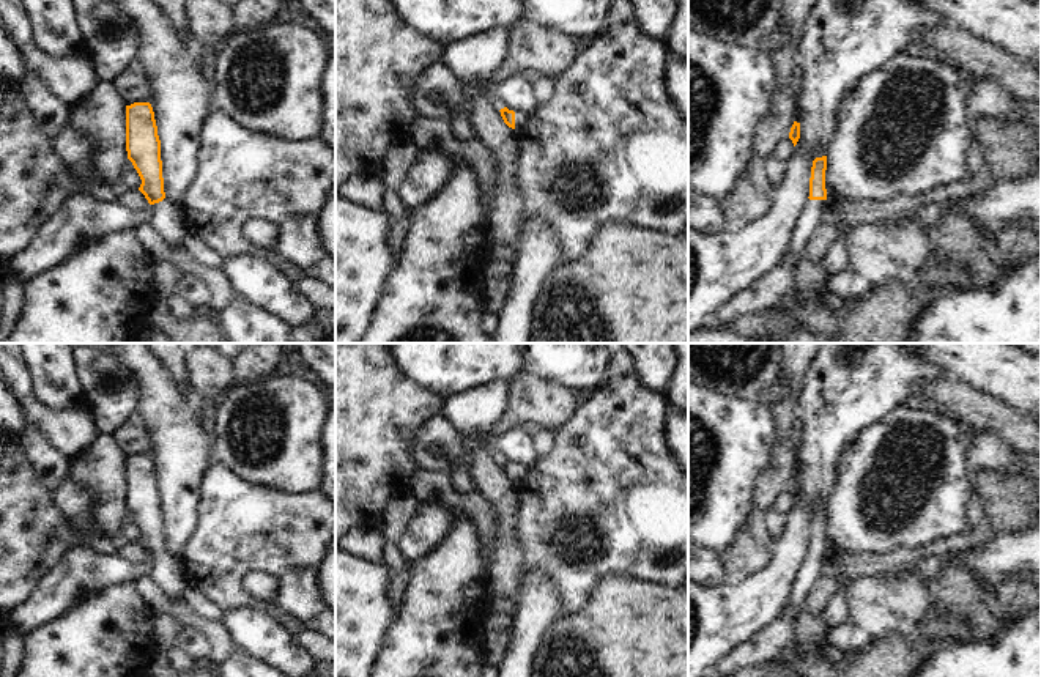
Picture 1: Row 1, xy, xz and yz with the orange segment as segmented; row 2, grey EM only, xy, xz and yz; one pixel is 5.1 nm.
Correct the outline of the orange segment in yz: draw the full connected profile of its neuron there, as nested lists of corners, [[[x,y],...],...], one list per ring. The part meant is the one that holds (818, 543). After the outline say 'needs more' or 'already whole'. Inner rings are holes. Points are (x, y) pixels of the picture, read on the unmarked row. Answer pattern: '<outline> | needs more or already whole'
[[[827,509],[816,510],[811,520],[809,553],[795,575],[787,608],[759,633],[721,658],[715,666],[717,674],[728,677],[740,669],[773,661],[783,652],[798,647],[797,619],[805,611],[809,590],[824,576],[824,562],[827,557],[825,523]]] | needs more

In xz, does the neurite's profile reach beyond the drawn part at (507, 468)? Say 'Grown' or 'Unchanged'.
Grown

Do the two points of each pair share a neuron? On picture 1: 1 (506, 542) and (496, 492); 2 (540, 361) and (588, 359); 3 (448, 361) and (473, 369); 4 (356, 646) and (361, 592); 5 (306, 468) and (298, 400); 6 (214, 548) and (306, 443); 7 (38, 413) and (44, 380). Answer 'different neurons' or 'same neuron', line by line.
1: same neuron
2: same neuron
3: same neuron
4: same neuron
5: same neuron
6: different neurons
7: different neurons

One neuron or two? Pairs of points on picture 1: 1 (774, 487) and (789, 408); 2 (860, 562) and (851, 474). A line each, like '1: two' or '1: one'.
1: one
2: two

